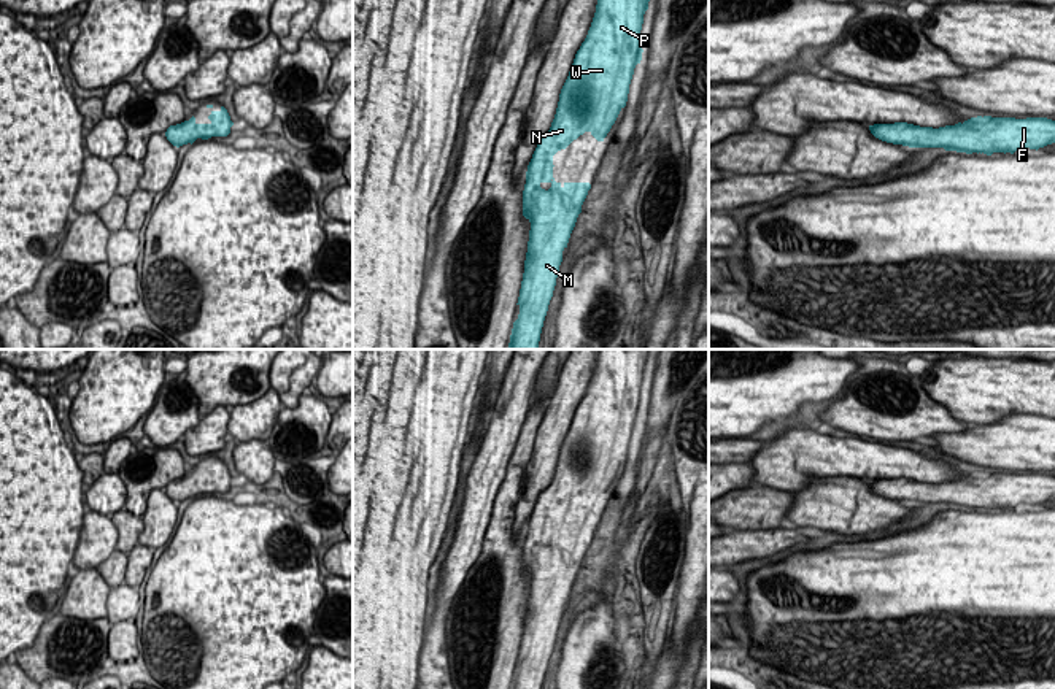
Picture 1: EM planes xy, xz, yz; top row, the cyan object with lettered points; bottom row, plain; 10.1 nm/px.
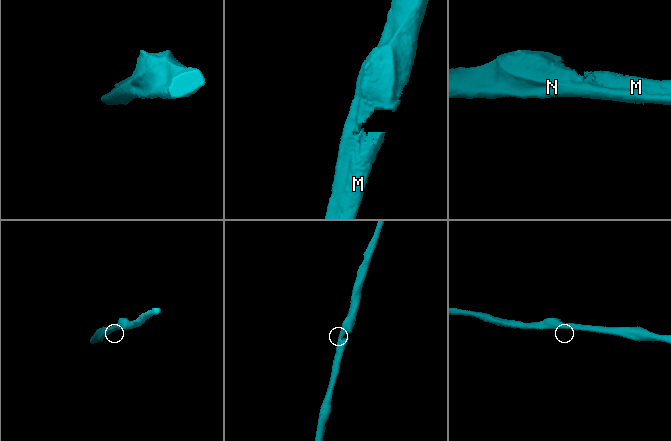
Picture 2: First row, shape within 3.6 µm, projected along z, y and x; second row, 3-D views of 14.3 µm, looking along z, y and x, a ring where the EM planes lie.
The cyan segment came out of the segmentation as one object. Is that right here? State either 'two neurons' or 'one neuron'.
one neuron

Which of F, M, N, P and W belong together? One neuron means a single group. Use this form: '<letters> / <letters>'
F M N P W

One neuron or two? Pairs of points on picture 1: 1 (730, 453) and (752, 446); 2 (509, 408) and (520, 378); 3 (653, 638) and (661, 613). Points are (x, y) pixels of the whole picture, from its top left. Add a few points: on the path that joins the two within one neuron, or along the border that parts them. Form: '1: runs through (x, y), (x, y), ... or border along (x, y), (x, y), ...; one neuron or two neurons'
1: runs through (734, 451), (747, 448); one neuron
2: runs through (513, 400), (517, 386); one neuron
3: runs through (655, 632), (656, 619); one neuron

